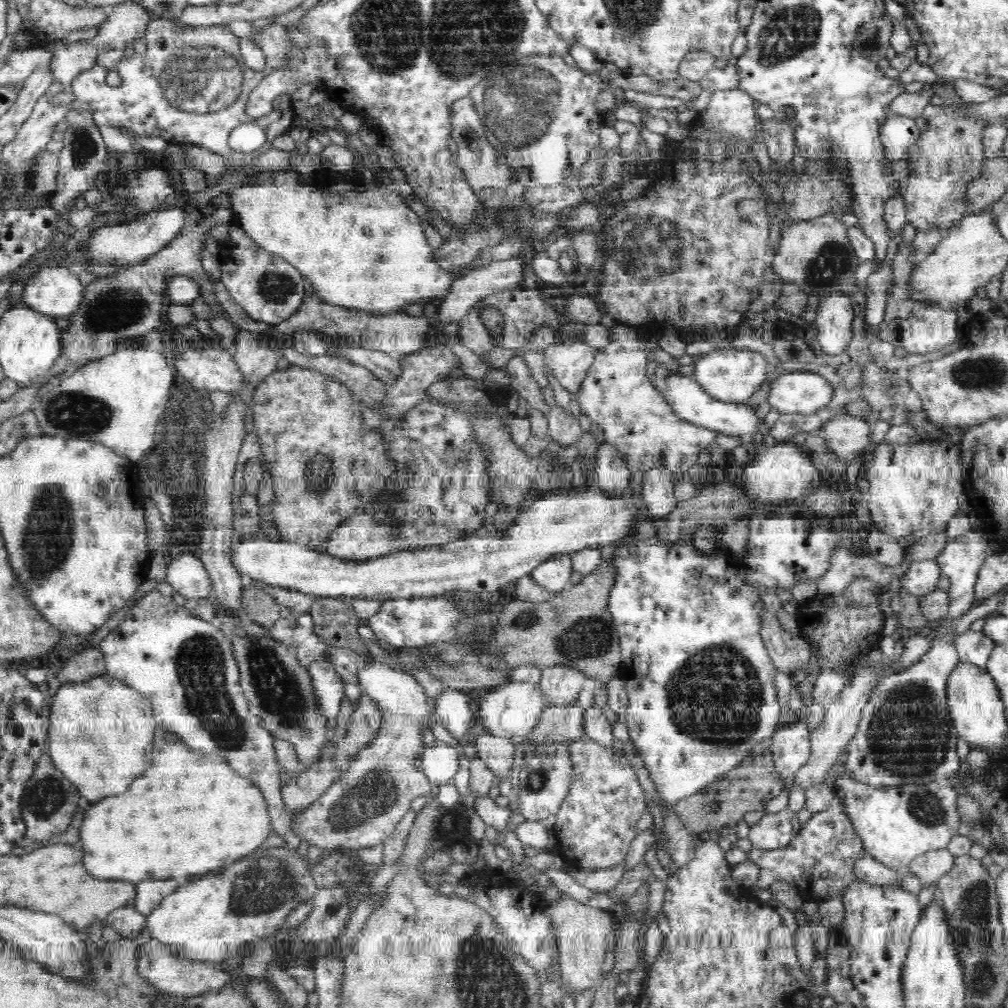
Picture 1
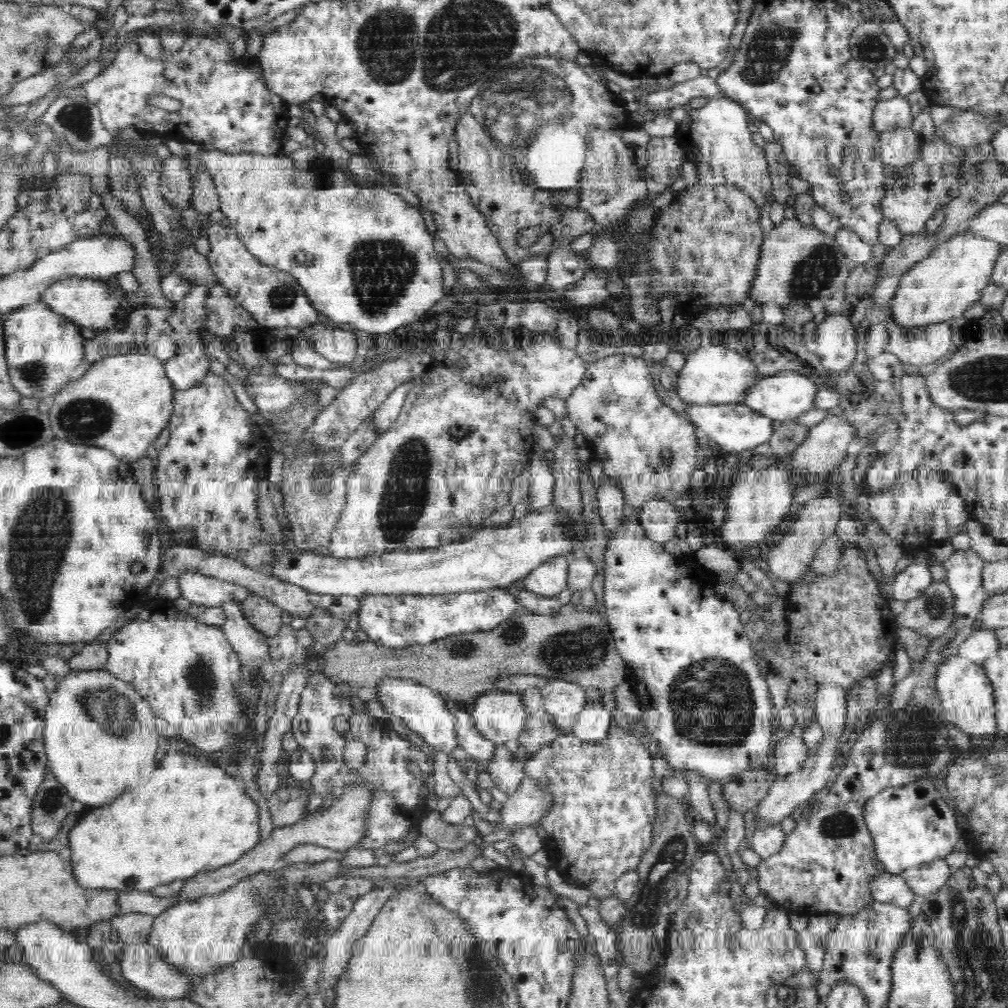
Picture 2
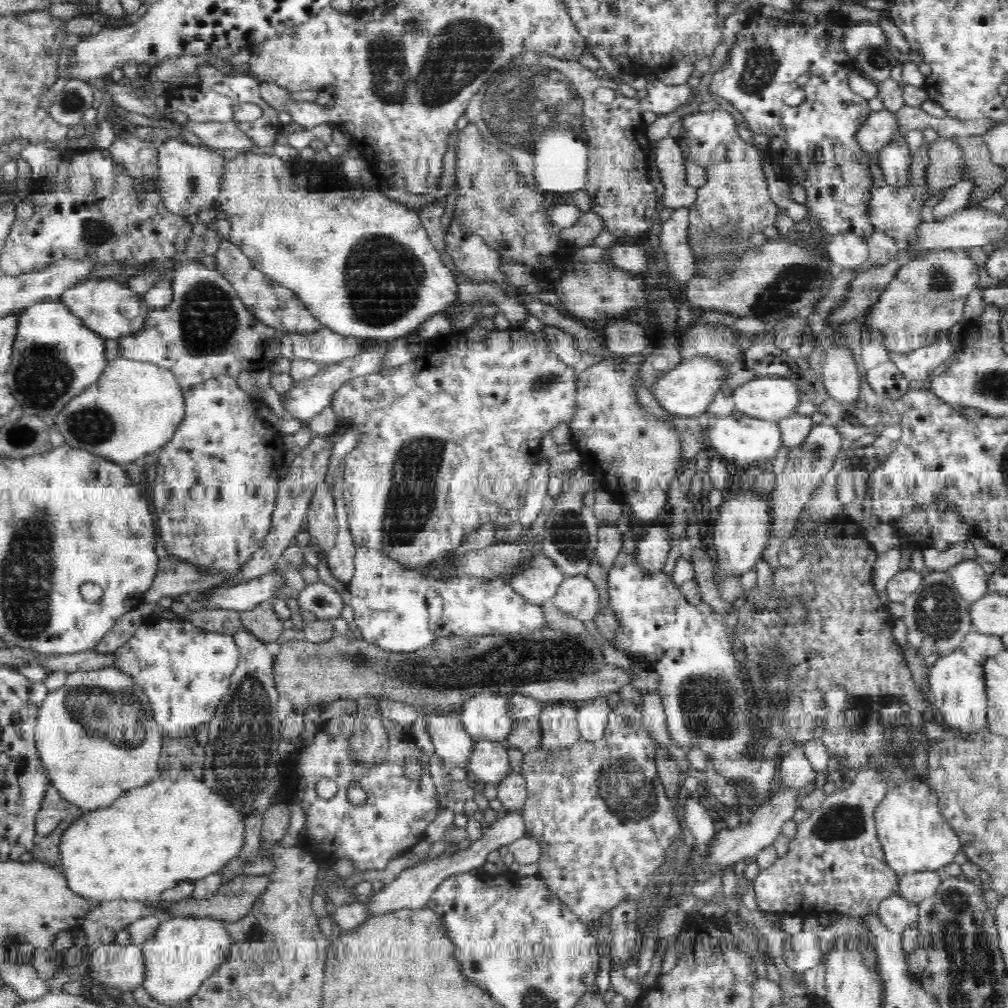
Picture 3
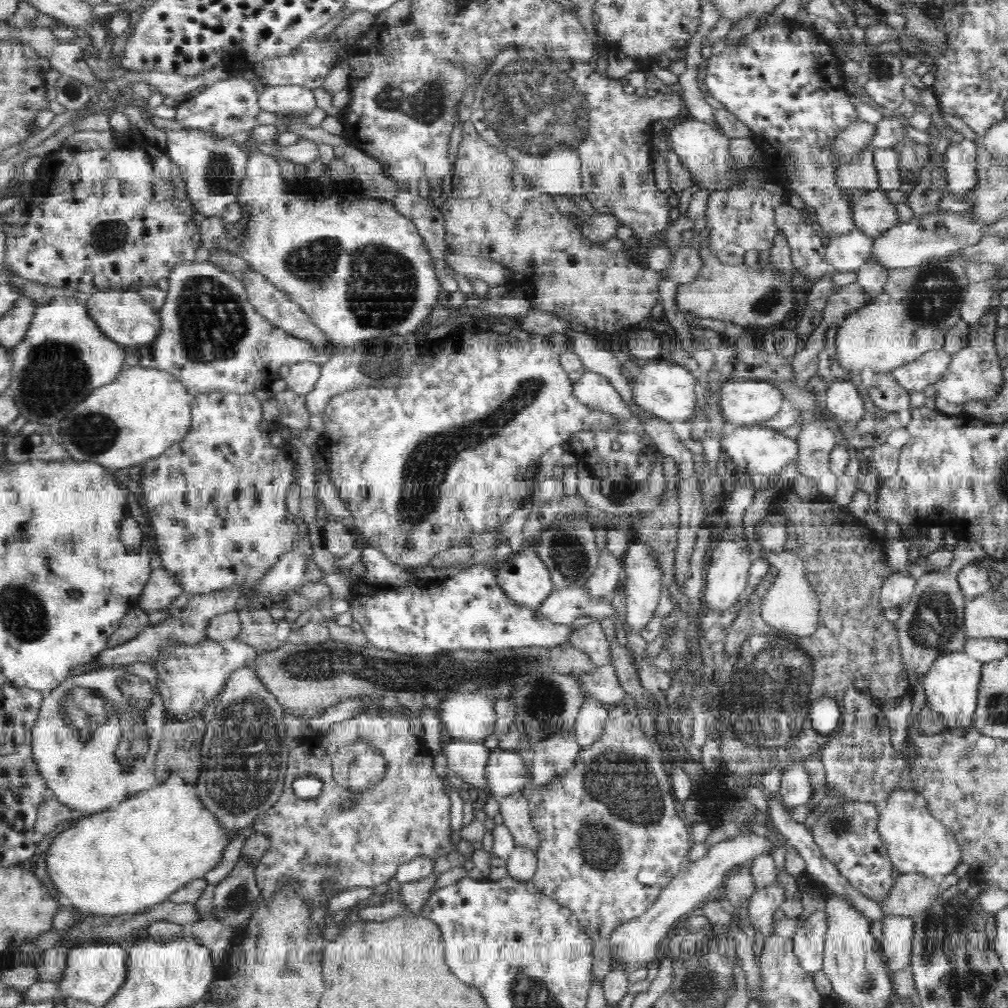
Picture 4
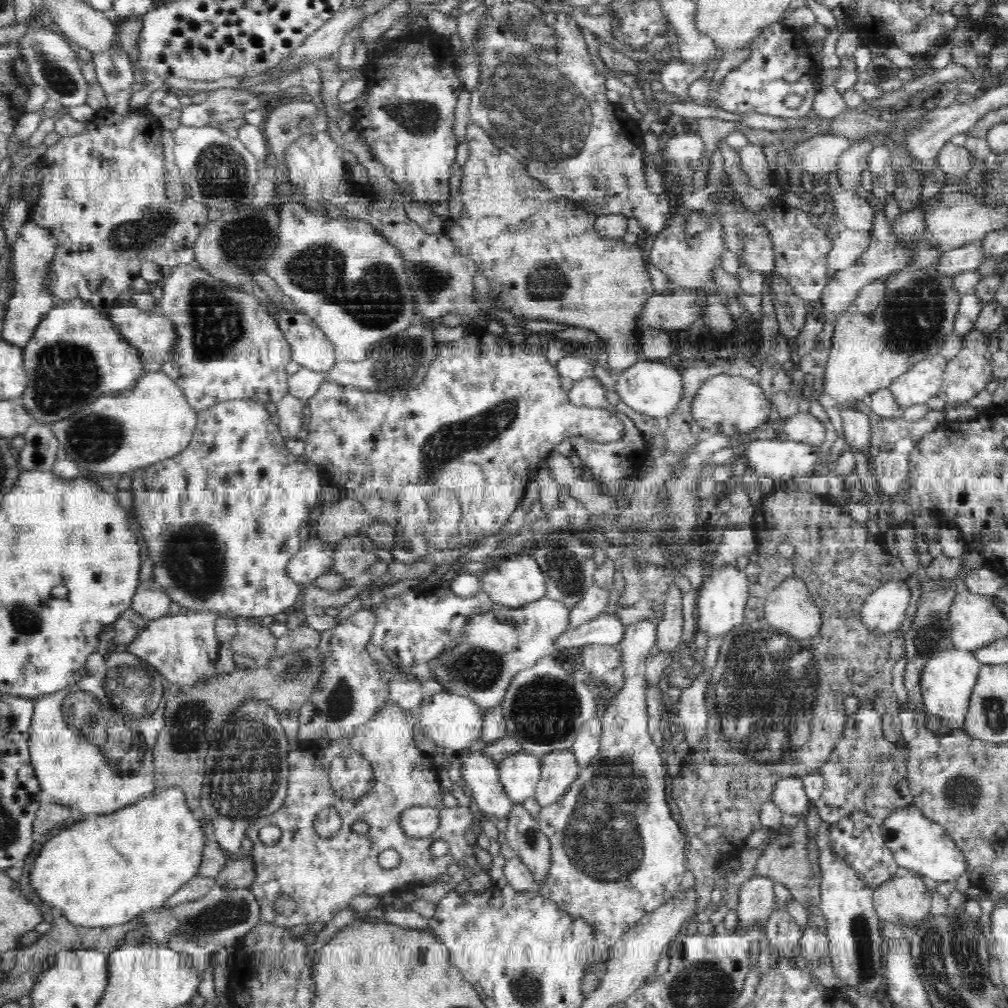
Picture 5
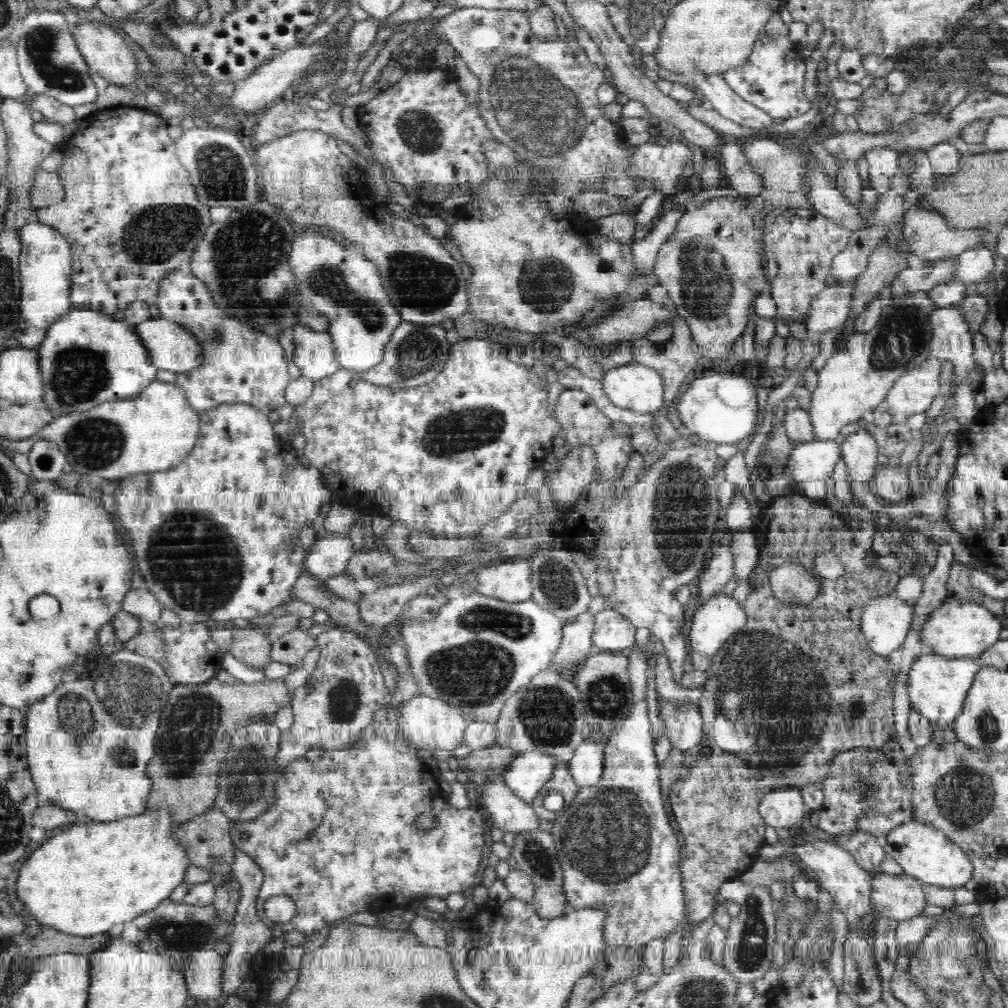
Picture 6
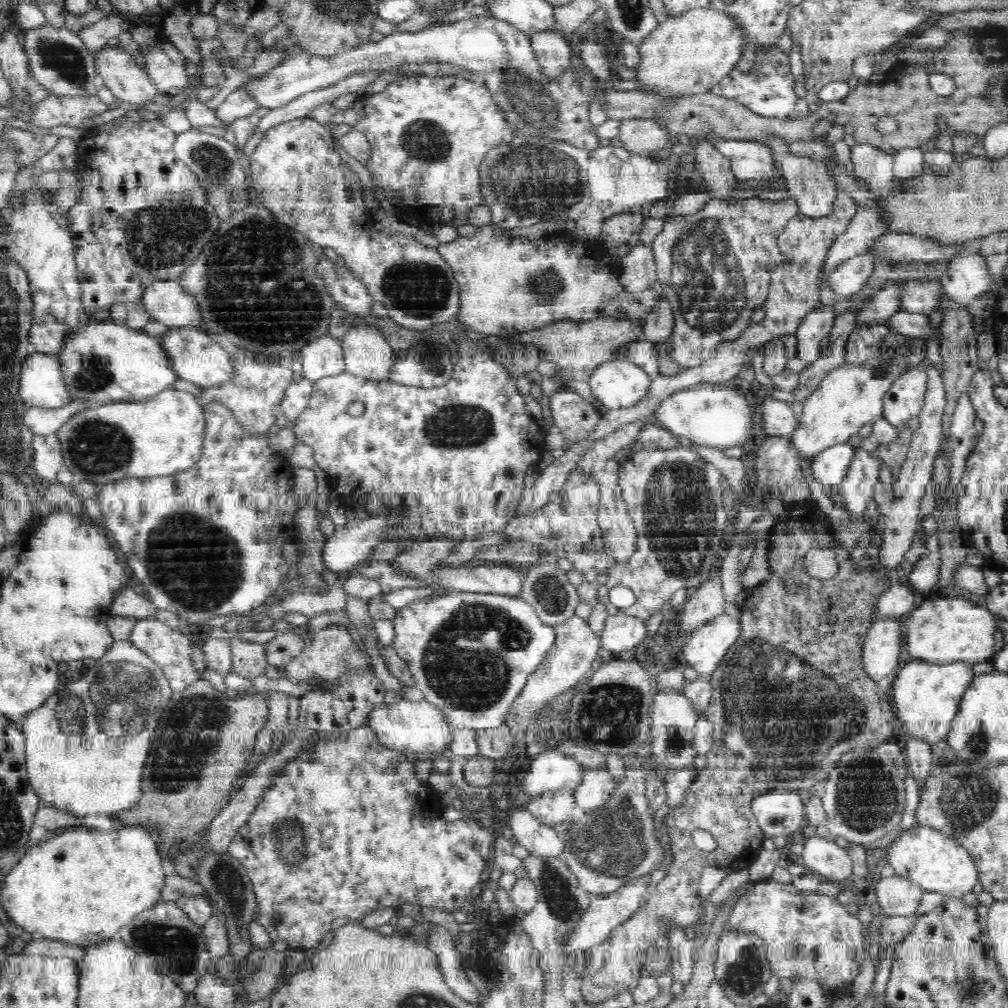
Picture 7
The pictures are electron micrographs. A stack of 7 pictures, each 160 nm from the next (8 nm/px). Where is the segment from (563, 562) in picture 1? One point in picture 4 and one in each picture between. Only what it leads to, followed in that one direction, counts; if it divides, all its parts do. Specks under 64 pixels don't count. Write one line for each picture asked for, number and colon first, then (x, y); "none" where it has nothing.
2: (550, 578)
3: (540, 580)
4: (523, 576)

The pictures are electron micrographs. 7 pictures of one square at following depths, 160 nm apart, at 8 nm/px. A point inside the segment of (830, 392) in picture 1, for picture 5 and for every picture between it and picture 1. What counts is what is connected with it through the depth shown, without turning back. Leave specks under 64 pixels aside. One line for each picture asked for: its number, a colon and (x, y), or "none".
2: (783, 396)
3: (773, 398)
4: (745, 401)
5: (728, 403)

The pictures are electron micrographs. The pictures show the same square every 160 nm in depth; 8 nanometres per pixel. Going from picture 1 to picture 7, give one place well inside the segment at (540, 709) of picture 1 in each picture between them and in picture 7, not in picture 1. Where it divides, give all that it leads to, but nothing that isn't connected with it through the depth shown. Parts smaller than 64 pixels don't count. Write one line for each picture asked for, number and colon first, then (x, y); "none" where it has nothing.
2: (500, 716)
3: (488, 715)
4: (464, 716)
5: (452, 721)
6: (427, 723)
7: (418, 726)

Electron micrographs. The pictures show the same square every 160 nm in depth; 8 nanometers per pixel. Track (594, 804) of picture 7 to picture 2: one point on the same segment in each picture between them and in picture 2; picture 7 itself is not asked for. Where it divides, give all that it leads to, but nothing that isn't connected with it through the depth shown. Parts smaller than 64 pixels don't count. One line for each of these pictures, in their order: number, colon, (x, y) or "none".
2: (593, 722)
3: (593, 714)
4: (591, 719)
5: (587, 743)
6: (586, 765)

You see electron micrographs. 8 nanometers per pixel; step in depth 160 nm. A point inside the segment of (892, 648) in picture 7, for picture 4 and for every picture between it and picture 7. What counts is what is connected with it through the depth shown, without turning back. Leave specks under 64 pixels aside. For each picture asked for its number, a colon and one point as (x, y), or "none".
4: (896, 590)
5: (884, 610)
6: (885, 622)

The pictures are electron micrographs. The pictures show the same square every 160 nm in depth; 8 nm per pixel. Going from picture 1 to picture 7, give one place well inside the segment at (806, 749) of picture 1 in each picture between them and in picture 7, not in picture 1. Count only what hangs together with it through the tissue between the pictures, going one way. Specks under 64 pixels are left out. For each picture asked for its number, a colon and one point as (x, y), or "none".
2: (790, 752)
3: (796, 770)
4: (795, 789)
5: (790, 797)
6: (783, 808)
7: (779, 812)

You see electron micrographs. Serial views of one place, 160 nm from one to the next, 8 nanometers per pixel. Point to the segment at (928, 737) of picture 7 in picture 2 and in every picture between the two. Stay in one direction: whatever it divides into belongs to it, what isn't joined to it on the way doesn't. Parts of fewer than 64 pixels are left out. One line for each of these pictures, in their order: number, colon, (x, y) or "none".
2: (967, 695)
3: (958, 687)
4: (951, 685)
5: (947, 681)
6: (937, 686)

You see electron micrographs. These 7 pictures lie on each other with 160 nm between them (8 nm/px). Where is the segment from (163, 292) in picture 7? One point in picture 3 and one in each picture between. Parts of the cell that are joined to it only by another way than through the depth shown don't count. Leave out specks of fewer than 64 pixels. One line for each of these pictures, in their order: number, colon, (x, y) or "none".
3: (206, 330)
4: (211, 338)
5: (229, 349)
6: (237, 365)

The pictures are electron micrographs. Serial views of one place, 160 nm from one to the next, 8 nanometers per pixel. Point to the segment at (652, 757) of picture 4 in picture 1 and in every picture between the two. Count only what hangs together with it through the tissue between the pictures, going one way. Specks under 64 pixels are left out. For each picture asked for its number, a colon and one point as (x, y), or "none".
1: (595, 824)
2: (601, 824)
3: (597, 809)

